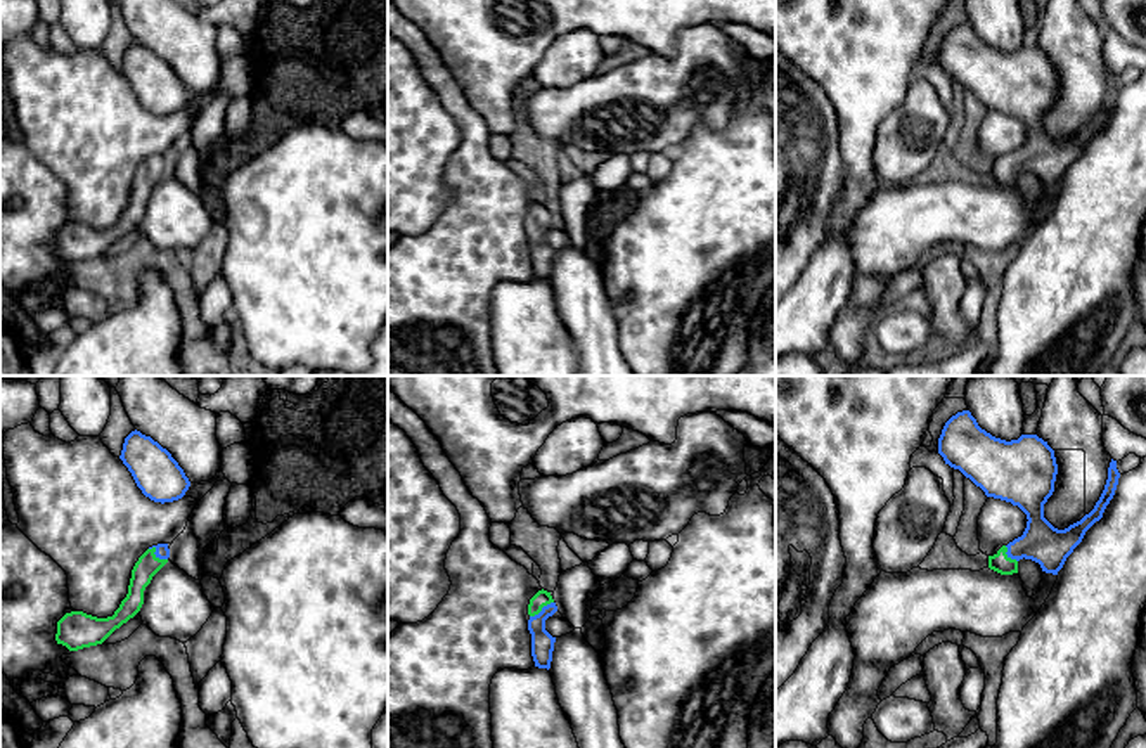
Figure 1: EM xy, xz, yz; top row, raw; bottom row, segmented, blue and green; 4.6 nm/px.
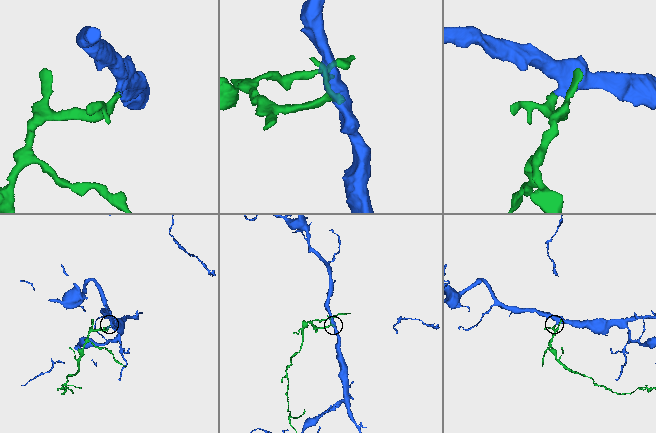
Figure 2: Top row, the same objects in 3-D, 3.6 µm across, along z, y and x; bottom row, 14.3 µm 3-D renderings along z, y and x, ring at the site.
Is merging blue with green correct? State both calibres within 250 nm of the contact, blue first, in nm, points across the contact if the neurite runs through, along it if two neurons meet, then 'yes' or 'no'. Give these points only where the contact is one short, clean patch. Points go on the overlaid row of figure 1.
calibres 60 and 110 nm; way xy (161, 549), (156, 554), (148, 565); yes

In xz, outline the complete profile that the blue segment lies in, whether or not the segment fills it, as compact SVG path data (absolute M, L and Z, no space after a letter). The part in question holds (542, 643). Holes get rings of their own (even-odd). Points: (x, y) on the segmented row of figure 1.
M538 590L528 604L528 630L531 634L531 656L535 667L550 668L556 637L545 630L545 620L557 611L557 606L547 590Z

